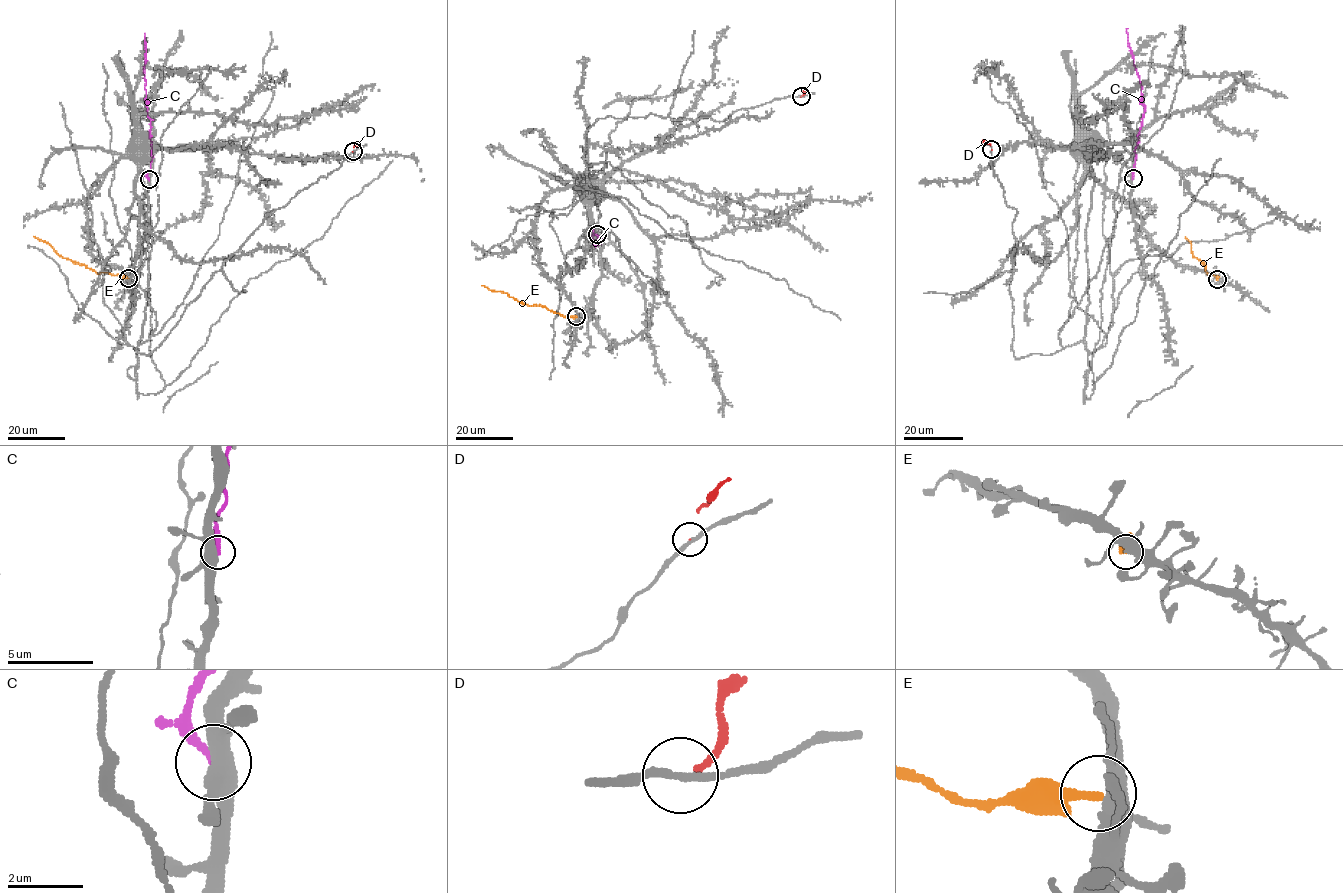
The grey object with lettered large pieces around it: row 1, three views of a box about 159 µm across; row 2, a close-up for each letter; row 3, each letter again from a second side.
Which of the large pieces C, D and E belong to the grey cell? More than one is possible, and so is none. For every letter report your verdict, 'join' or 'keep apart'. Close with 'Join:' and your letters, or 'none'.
C: keep apart
D: keep apart
E: keep apart
Join: none

